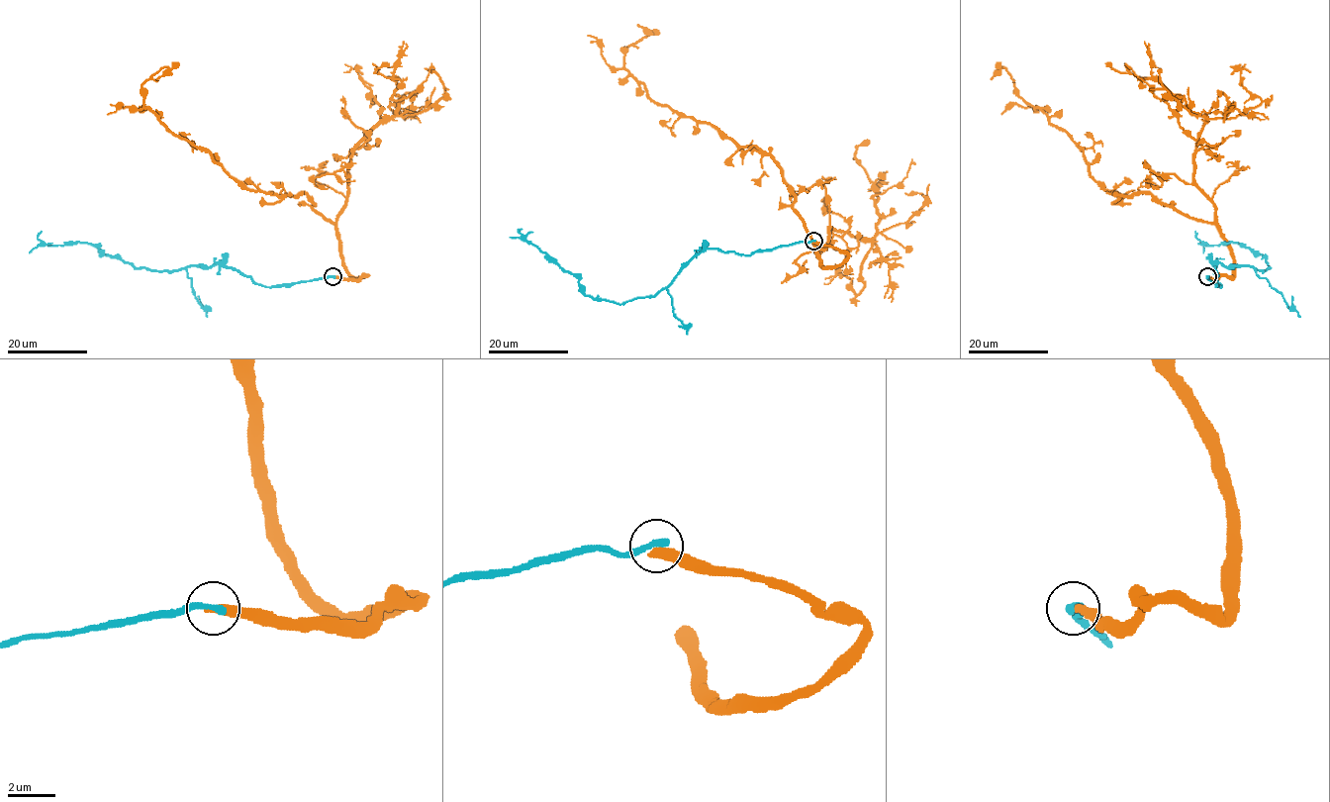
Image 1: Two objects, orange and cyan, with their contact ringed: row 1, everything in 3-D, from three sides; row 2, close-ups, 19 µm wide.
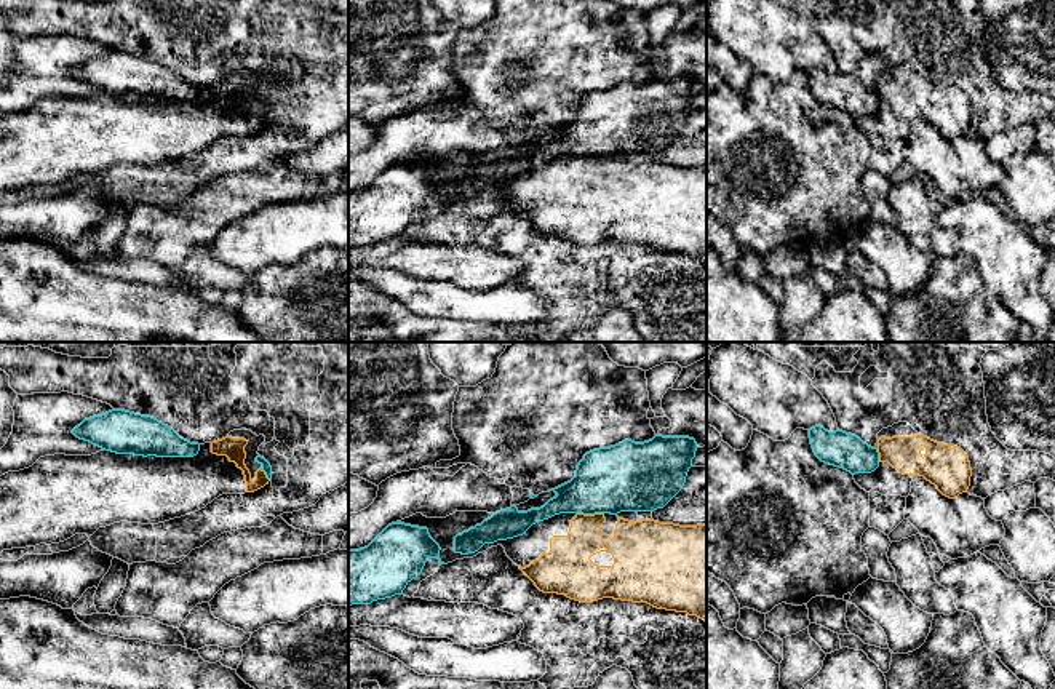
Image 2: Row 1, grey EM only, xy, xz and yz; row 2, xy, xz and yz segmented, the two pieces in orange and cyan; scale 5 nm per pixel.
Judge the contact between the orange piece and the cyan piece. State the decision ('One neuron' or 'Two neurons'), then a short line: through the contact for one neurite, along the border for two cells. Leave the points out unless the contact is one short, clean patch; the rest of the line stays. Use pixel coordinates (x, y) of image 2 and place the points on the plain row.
Two neurons. Line: xz (577, 154), (603, 155)

